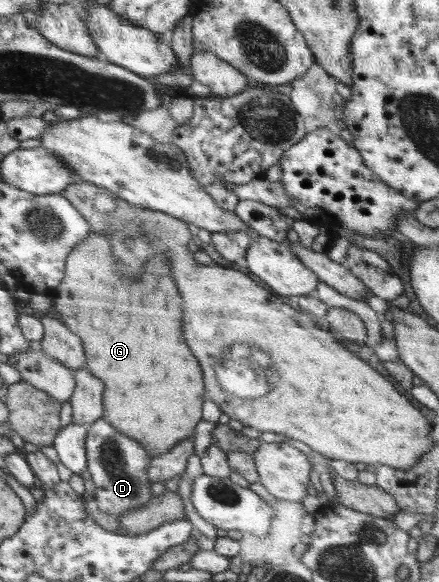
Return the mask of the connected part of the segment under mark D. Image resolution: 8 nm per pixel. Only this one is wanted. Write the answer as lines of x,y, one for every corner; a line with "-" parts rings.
101,419
91,427
91,433
88,434
87,450
89,472
97,486
94,498
98,508
104,513
119,517
151,504
151,501
156,497
152,493
153,482
149,475
149,467
154,461
154,457
142,442
120,432
114,423

